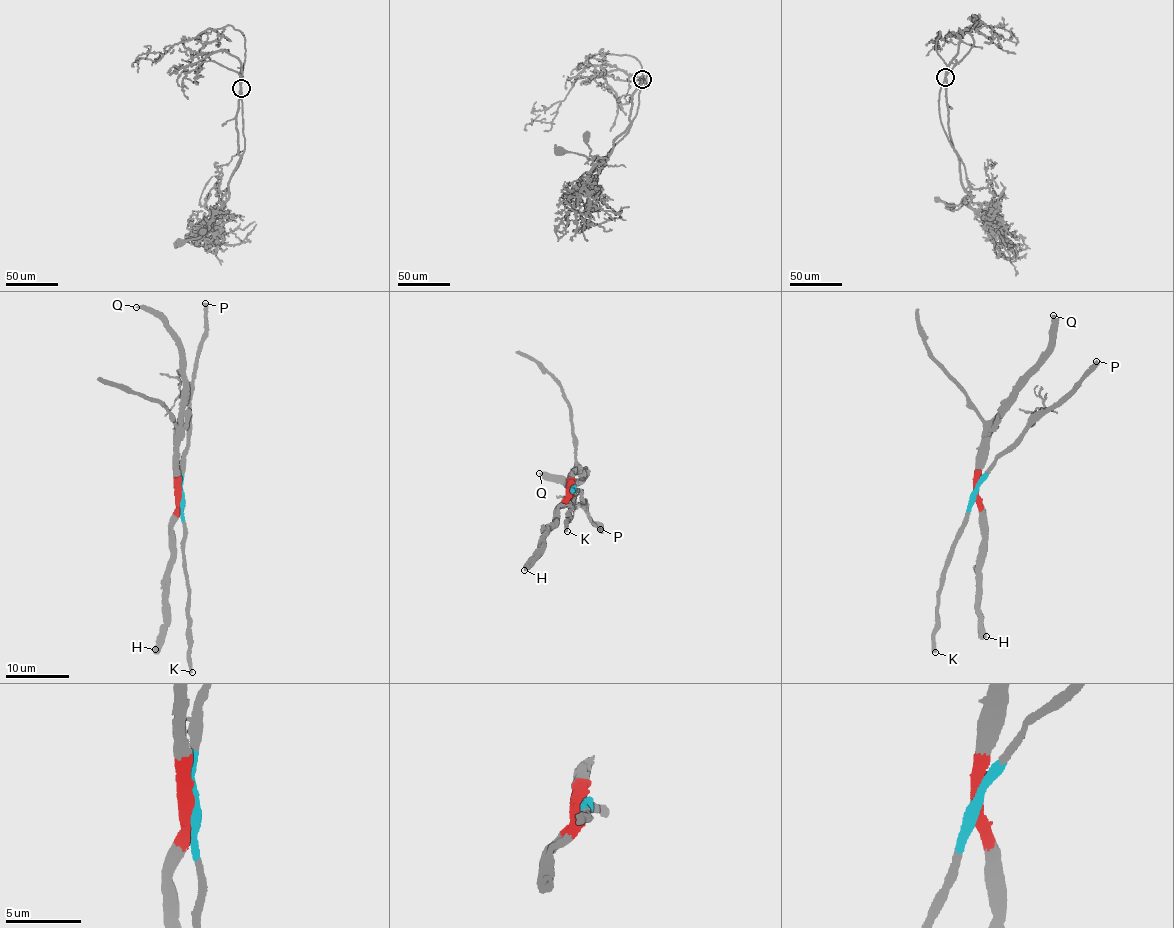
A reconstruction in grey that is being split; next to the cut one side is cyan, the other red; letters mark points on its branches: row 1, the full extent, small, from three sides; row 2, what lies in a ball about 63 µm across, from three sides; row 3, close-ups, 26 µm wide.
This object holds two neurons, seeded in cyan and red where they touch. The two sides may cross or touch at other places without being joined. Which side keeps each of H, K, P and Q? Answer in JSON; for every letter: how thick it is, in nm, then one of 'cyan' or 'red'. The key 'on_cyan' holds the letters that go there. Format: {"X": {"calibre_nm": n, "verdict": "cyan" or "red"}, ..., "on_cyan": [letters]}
{"H": {"calibre_nm": 600, "verdict": "red"}, "K": {"calibre_nm": 380, "verdict": "cyan"}, "P": {"calibre_nm": 440, "verdict": "cyan"}, "Q": {"calibre_nm": 320, "verdict": "red"}, "on_cyan": ["K", "P"]}

